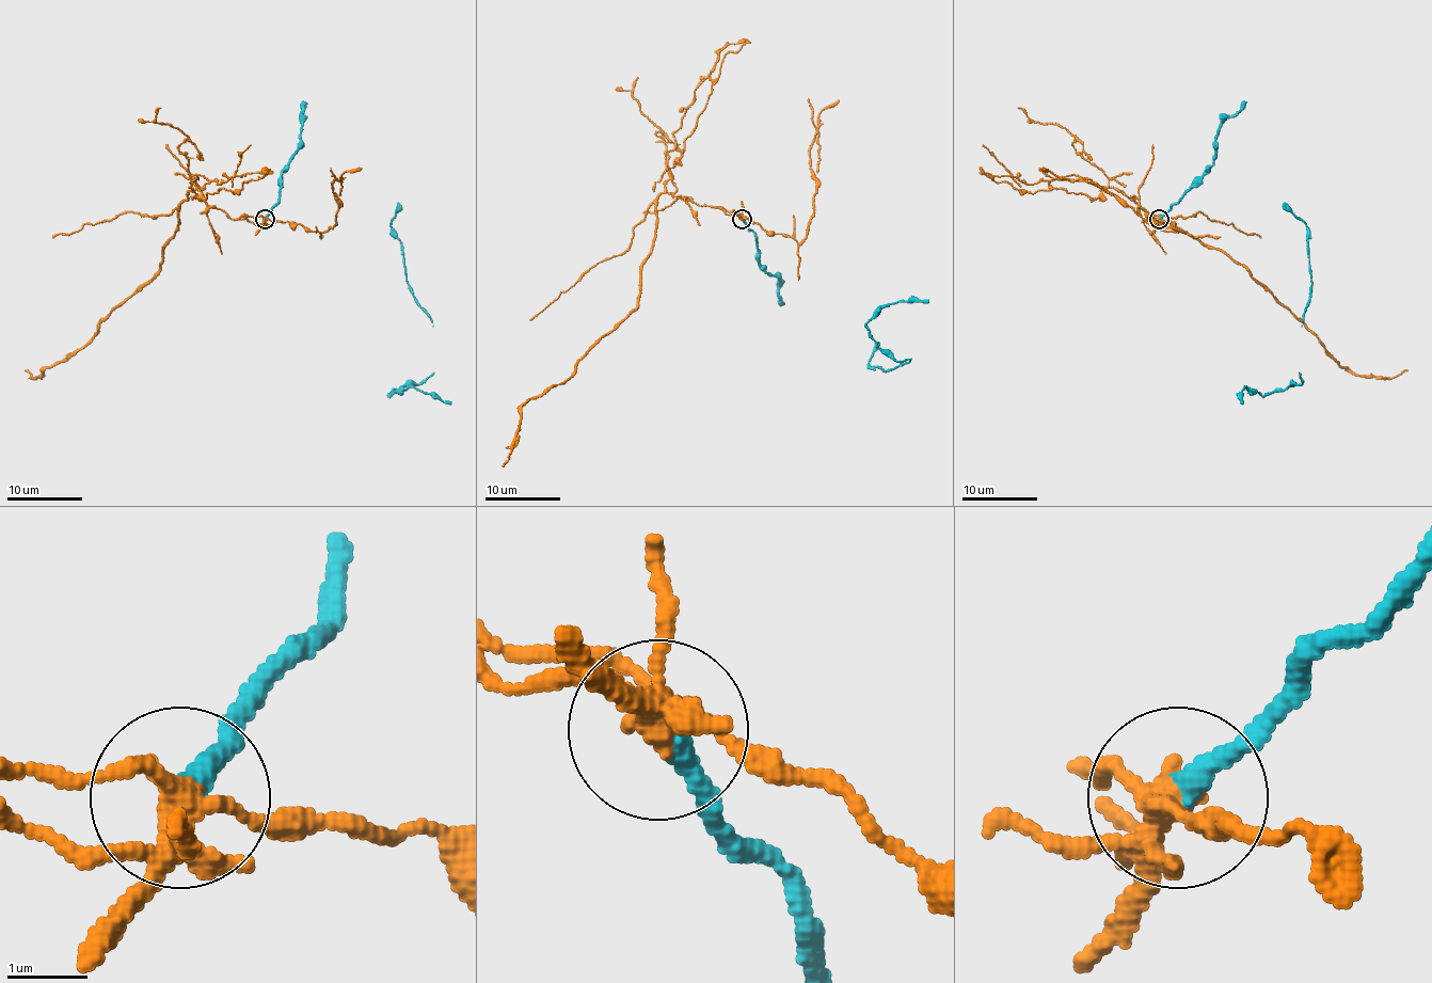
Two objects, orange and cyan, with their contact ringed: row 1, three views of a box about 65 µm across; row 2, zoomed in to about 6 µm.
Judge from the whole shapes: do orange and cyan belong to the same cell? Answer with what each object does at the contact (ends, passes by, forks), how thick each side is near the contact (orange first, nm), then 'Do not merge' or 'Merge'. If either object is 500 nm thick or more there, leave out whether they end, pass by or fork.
At the ring orange forks. At the ring cyan ends. Thickness 280 nm (orange) against 320 nm. Do not merge

